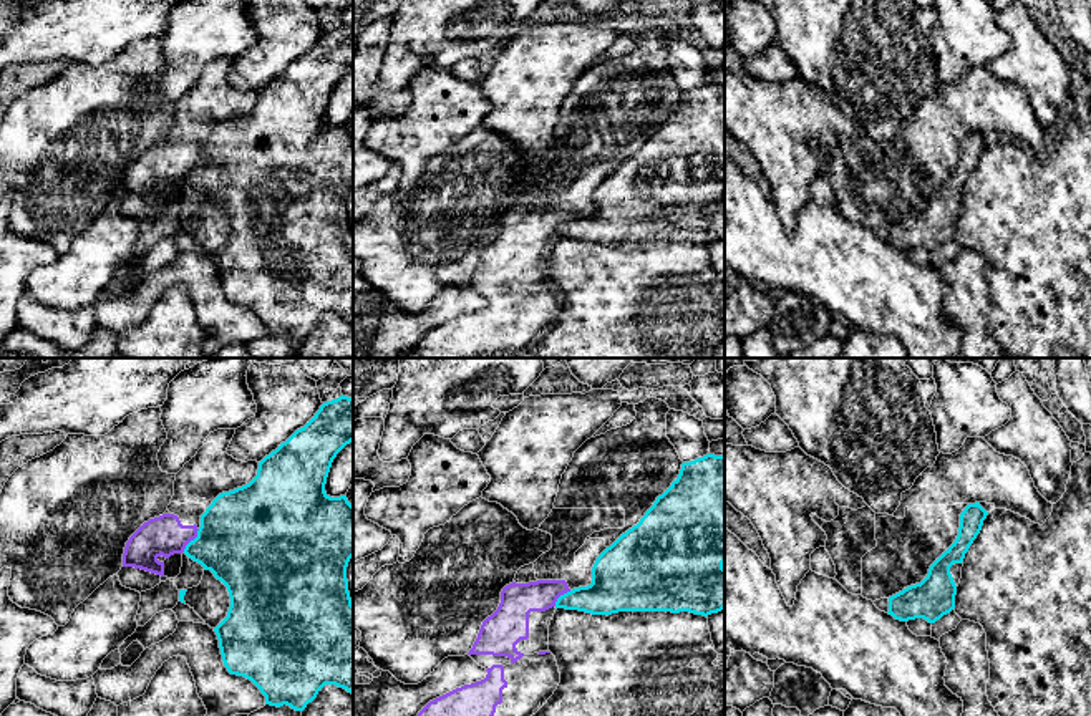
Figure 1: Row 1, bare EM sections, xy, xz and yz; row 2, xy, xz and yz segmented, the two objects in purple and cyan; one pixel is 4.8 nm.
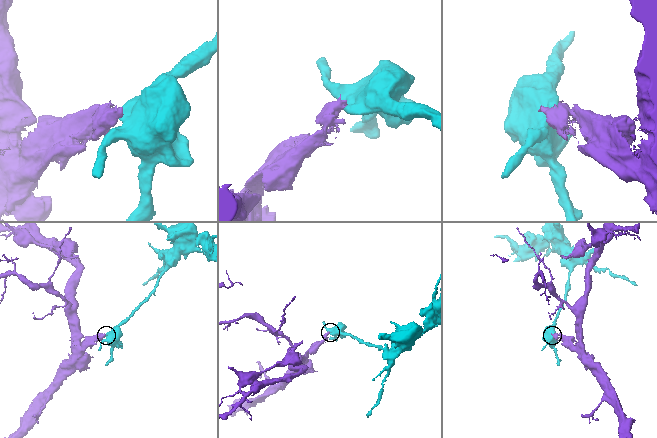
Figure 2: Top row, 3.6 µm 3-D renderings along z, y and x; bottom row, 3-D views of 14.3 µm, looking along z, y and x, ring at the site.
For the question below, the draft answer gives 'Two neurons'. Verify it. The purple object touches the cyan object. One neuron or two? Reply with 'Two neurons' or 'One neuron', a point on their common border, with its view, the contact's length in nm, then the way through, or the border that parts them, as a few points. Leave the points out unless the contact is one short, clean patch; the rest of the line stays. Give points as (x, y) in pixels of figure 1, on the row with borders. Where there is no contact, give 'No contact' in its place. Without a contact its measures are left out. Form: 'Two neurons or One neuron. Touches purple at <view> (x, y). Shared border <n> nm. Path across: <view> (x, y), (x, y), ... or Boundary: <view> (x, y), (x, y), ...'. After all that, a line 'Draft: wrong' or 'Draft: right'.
Two neurons. Touches purple at xy (191, 539). Shared border 140 nm. Boundary: xy (199, 529), (183, 551)
Draft: right

